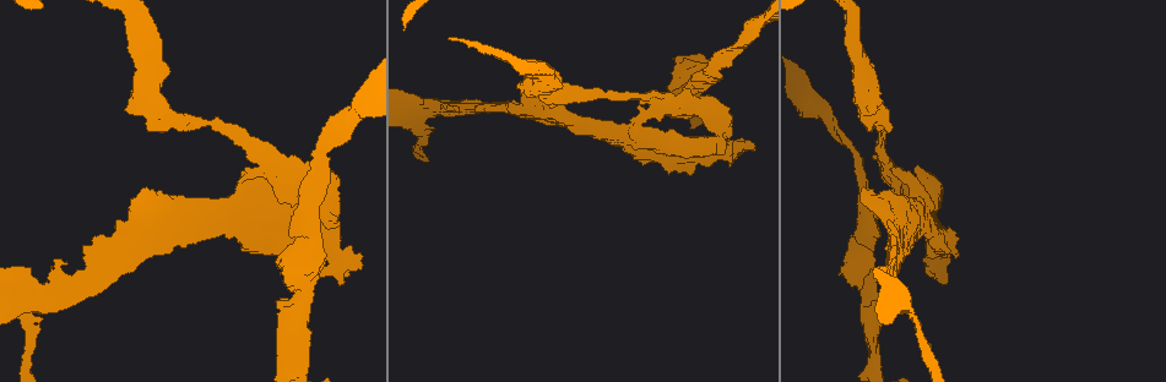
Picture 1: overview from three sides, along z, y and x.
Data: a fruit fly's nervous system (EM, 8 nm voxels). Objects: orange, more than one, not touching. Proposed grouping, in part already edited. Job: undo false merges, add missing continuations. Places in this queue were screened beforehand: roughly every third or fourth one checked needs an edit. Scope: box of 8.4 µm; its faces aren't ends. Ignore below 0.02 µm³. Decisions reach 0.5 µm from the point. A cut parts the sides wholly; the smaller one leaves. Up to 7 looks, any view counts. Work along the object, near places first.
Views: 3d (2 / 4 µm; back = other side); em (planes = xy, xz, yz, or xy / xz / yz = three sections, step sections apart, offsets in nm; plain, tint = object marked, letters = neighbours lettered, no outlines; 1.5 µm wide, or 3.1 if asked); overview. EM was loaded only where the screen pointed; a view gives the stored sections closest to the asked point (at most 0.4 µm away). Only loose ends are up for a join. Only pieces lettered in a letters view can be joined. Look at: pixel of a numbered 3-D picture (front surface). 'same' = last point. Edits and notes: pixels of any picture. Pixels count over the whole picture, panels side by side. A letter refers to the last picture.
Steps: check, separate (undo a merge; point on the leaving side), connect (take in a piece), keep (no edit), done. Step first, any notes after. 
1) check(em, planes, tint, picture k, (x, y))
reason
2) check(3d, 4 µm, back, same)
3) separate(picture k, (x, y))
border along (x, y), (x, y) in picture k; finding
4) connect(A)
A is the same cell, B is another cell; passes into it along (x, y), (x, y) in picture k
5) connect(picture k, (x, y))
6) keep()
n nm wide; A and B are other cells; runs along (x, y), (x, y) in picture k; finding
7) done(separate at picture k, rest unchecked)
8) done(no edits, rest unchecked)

check(em, xz, step 4, tint, picture 1, (677, 58))
stops while still wide

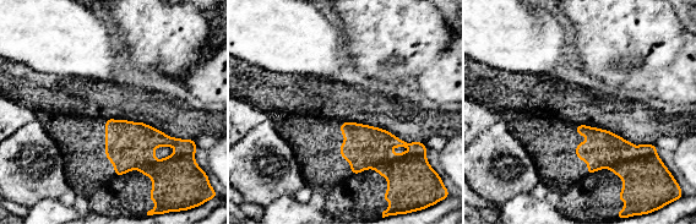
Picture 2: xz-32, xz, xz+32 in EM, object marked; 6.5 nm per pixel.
check(em, planes, letters, same)
cut it another way

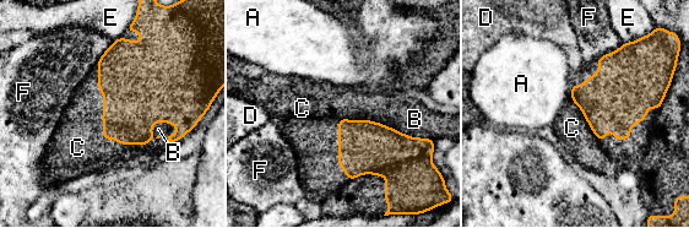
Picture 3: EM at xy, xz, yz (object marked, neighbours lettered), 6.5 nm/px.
keep()
320 nm wide; A, B, C, D, E and F are other cells; border along (96, 64), (102, 136), (140, 146) in picture 3; no lettered piece goes on from it

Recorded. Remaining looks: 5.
check(3d, 2 µm, picture 1, (644, 113))
thick turns thin

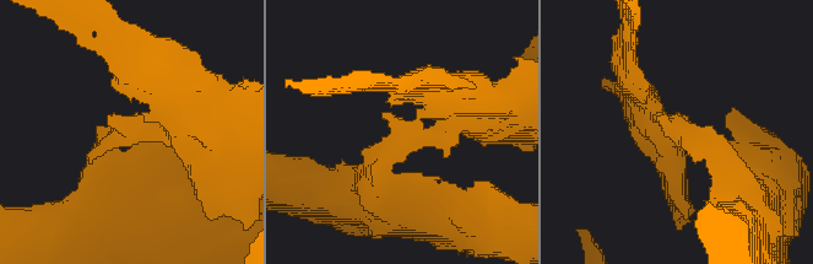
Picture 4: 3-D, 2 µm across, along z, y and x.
check(em, xy, step 8, letters, picture 4, (409, 137))

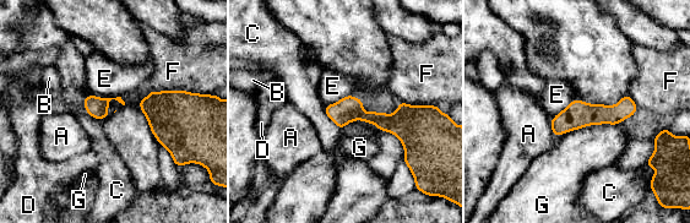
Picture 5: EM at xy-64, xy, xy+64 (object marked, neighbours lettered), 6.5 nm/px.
check(em, planes, letters, same)
cut it another way

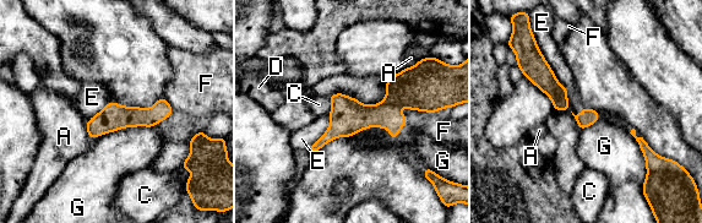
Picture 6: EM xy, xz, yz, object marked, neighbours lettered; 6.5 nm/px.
keep()
180 nm wide; A, C, D, E, F and G are other cells; runs along (424, 102), (349, 117), (313, 148) in picture 6; one neuron here

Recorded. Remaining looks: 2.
check(em, planes, letters, picture 1, (909, 232))
touches itself

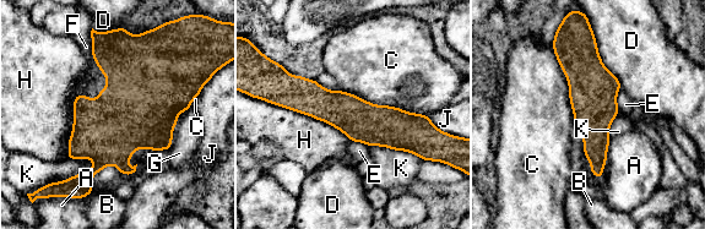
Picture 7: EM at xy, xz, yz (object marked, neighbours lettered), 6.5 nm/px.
keep()
260 nm wide; A, B, C, D, E, F, G, H, J and K are other cells; runs along (285, 103), (423, 121) in picture 7; continuous, no second neuron

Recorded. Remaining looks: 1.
done(no edits, rest unchecked)

